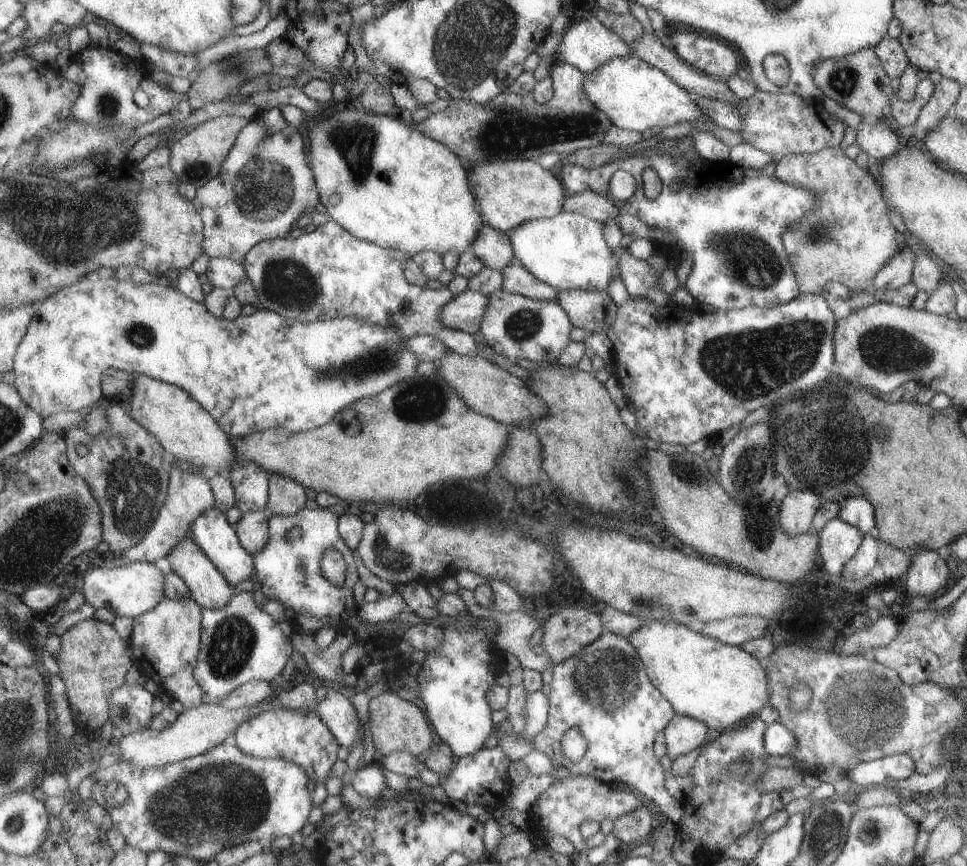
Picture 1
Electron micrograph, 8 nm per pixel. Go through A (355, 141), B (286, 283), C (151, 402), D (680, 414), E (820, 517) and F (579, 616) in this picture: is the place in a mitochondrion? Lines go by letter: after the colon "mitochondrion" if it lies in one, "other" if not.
A: mitochondrion
B: mitochondrion
C: other
D: other
E: other
F: other

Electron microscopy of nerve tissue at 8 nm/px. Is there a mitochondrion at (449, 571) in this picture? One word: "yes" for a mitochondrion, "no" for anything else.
no

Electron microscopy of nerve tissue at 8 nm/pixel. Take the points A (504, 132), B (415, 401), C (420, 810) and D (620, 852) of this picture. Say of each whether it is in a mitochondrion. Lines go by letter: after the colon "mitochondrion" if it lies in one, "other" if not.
A: mitochondrion
B: mitochondrion
C: other
D: other

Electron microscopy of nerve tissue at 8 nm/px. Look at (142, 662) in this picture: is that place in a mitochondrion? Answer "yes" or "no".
no

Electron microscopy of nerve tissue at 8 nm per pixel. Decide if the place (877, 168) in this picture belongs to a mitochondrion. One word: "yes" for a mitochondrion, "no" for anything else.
no

